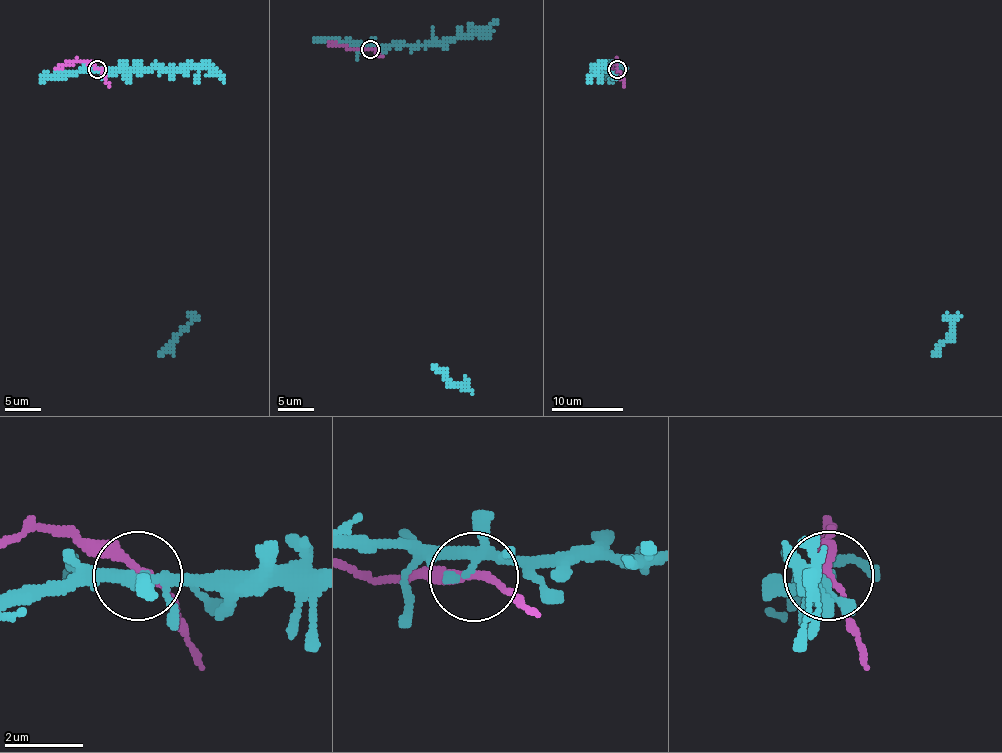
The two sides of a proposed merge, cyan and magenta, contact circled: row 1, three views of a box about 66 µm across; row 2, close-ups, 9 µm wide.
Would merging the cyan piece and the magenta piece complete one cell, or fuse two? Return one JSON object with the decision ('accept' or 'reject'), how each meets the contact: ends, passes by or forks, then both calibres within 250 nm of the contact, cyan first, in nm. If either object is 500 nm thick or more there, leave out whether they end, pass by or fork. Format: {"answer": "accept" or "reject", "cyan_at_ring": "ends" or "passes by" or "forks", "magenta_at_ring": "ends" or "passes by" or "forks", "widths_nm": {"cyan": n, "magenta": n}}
{"answer": "accept", "cyan_at_ring": "forks", "magenta_at_ring": "passes by", "widths_nm": {"cyan": 240, "magenta": 220}}

